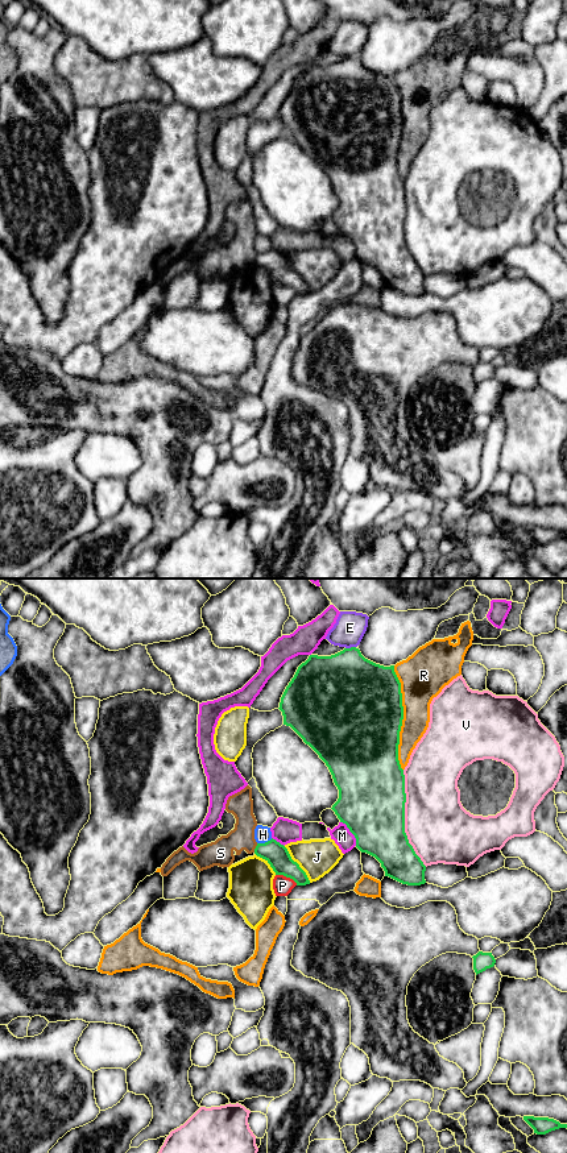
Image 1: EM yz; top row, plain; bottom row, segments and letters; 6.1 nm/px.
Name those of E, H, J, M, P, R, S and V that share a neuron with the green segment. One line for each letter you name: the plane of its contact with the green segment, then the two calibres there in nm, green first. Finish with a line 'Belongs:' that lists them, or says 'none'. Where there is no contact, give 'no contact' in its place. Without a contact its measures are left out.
Belongs: none

